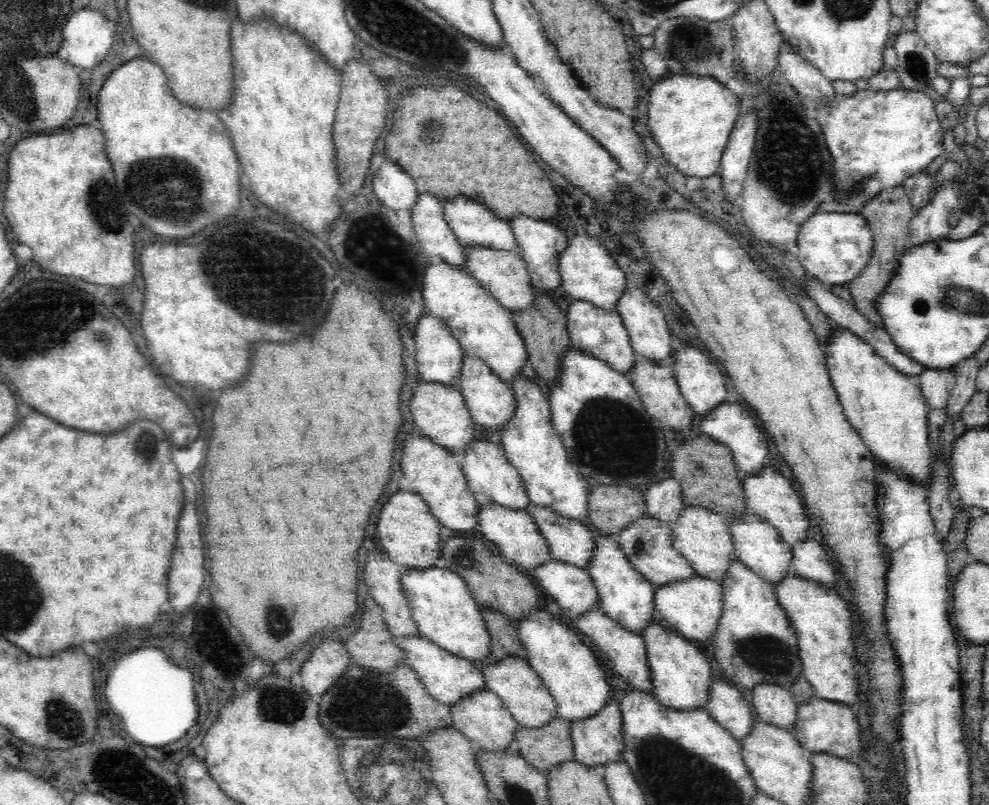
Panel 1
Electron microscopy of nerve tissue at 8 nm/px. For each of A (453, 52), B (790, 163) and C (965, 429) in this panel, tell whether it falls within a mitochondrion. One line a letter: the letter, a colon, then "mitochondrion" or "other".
A: mitochondrion
B: mitochondrion
C: other

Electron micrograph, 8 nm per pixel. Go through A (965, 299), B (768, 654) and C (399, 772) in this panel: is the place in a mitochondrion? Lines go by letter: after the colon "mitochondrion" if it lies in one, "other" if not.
A: mitochondrion
B: mitochondrion
C: mitochondrion

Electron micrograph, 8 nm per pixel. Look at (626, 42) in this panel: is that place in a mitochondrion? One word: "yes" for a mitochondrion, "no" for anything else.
no

